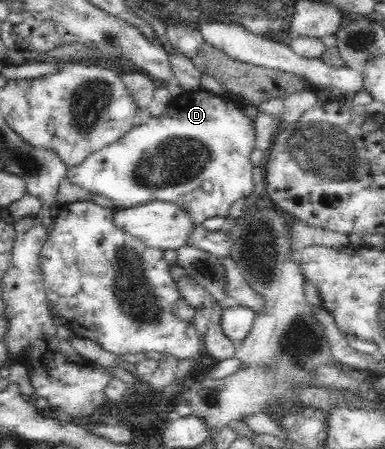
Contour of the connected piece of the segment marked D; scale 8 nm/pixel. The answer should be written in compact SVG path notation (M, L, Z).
M199 87L194 91L188 91L185 94L181 94L170 103L169 108L162 112L159 116L151 115L145 124L134 125L123 138L113 142L97 152L93 152L86 156L81 164L68 167L66 170L66 177L77 186L86 190L90 194L95 196L103 196L113 201L116 208L133 208L149 202L161 200L162 202L169 202L174 206L178 206L180 210L186 212L186 215L190 218L193 225L202 224L207 218L213 218L213 216L227 217L229 209L233 202L241 200L241 198L247 198L253 192L255 188L255 182L253 182L253 166L257 161L261 160L261 154L258 153L255 145L256 140L256 122L251 119L249 113L245 113L243 109L243 101L233 101L225 98L225 95L217 95L211 91Z

